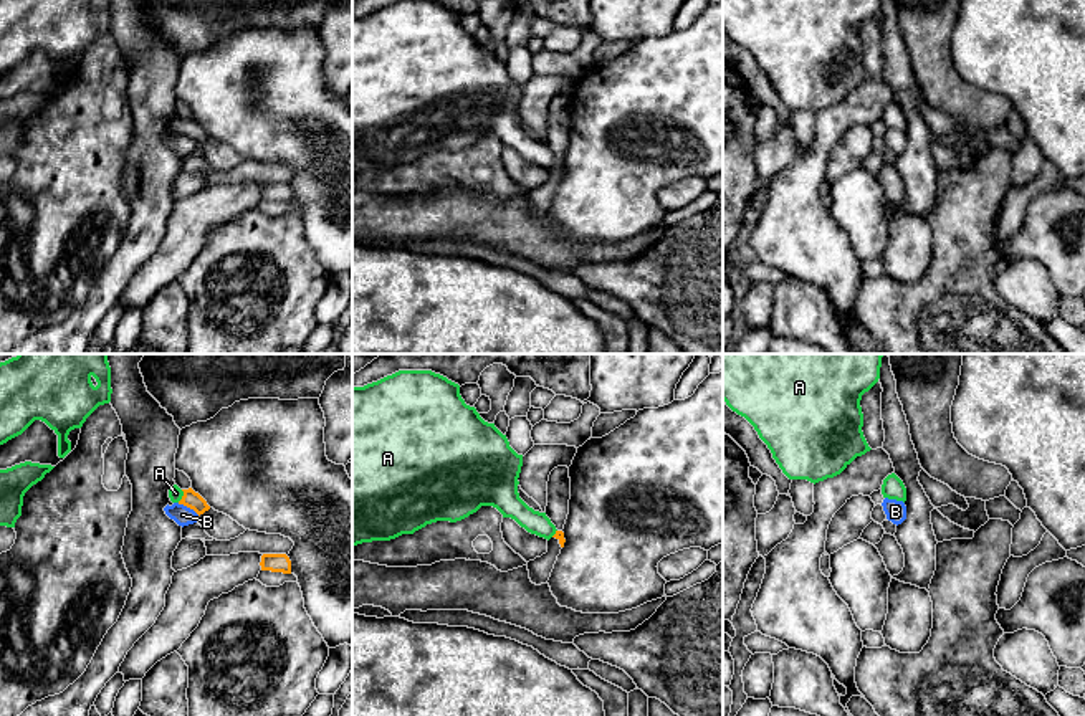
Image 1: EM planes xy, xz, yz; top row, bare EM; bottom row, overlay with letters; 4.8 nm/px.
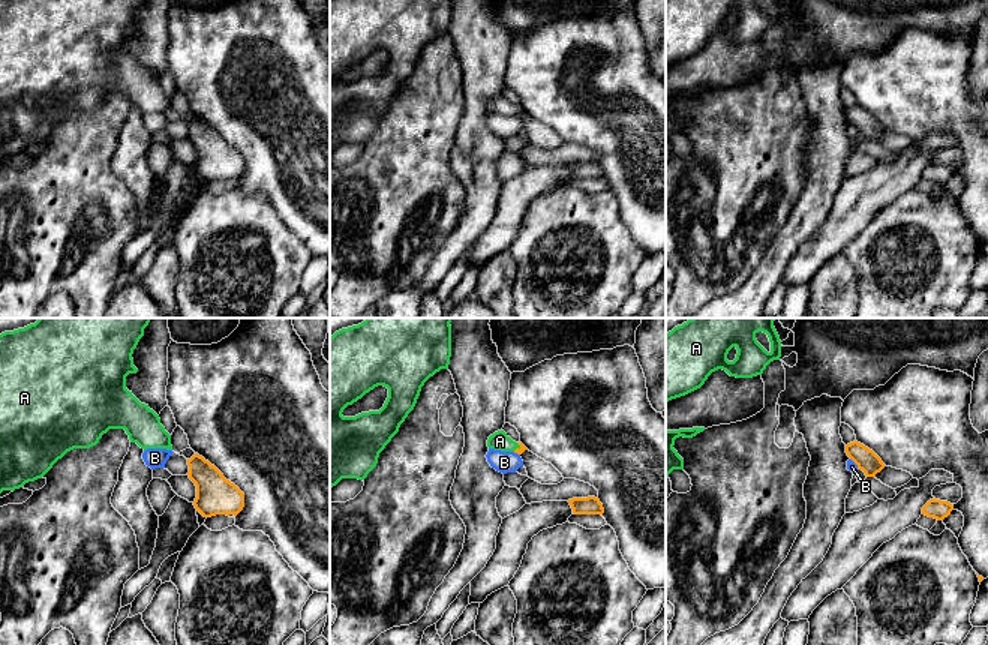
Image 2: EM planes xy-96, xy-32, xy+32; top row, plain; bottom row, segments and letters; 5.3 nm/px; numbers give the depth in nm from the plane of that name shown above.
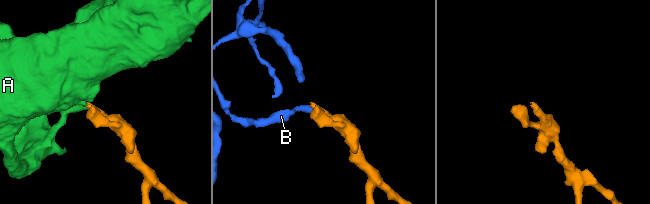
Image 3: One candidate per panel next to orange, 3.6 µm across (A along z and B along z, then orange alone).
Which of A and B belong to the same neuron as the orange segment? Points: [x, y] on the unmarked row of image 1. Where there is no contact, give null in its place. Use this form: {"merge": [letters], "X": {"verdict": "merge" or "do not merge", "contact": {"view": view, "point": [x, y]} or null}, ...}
{"merge": ["A"], "A": {"verdict": "merge", "contact": {"view": "xy", "point": [182, 126]}}, "B": {"verdict": "do not merge", "contact": {"view": "xy", "point": [189, 136]}}}

